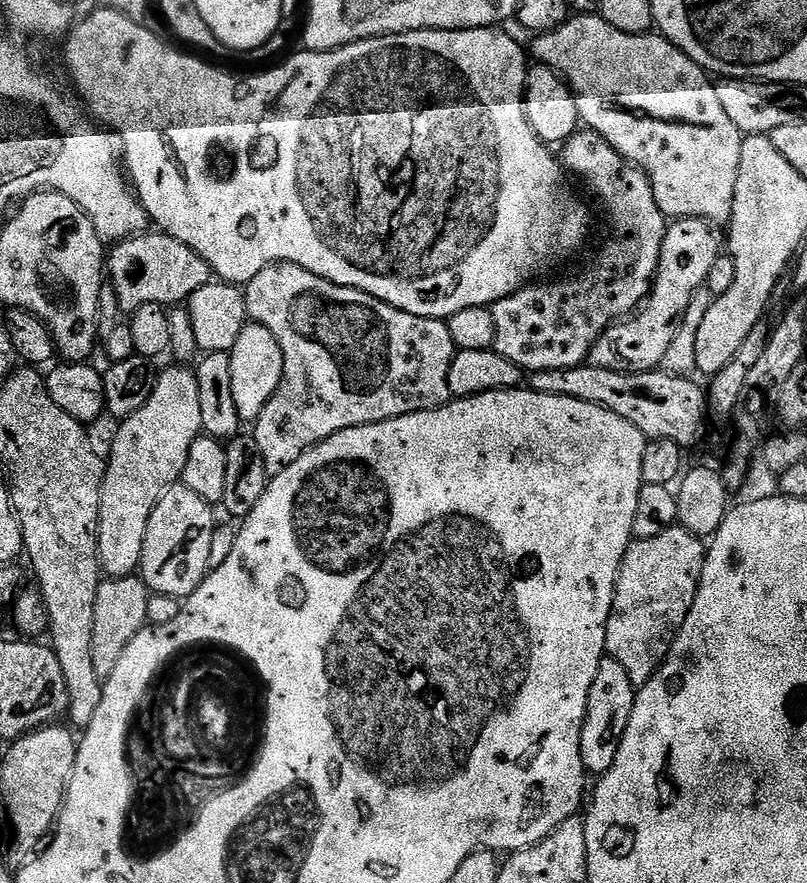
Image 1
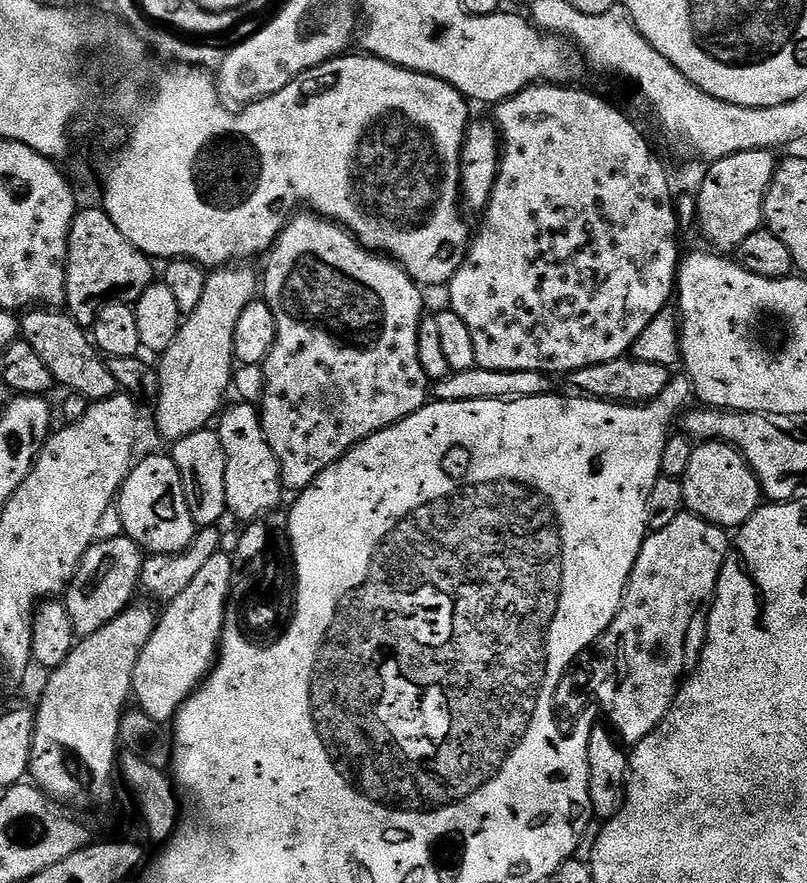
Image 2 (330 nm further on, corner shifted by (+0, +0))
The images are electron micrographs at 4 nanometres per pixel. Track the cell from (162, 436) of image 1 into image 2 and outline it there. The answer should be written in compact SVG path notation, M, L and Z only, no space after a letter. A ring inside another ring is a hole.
M248 266L217 268L208 277L202 302L183 317L174 342L170 342L158 361L160 388L154 404L156 428L168 442L203 432L212 419L212 423L217 419L225 403L224 395L233 387L234 326L238 326L242 310L257 296L258 276Z

